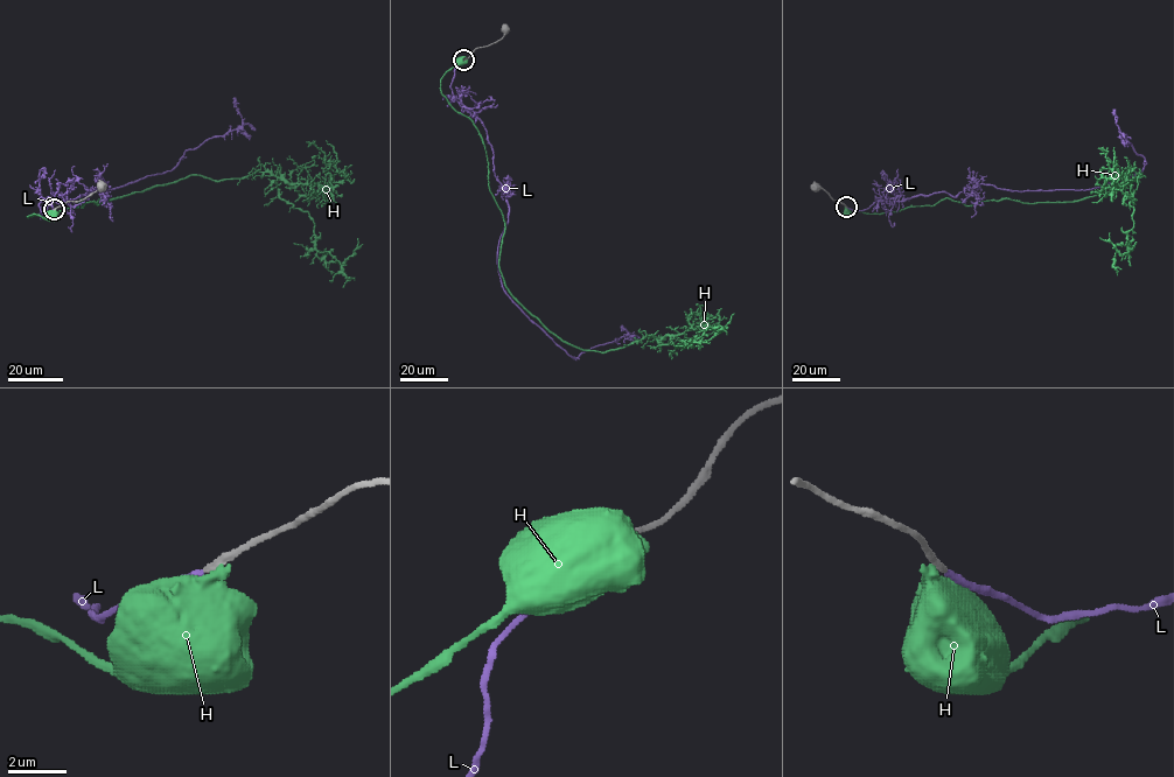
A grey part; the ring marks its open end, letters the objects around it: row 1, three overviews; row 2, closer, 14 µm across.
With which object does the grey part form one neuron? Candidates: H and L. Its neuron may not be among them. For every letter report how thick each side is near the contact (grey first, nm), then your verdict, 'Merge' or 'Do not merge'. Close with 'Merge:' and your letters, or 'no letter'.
H: Thickness 300 nm (grey) against 600 nm. Do not merge
L: Thickness 240 nm (grey) against 220 nm. Merge
Merge: L

